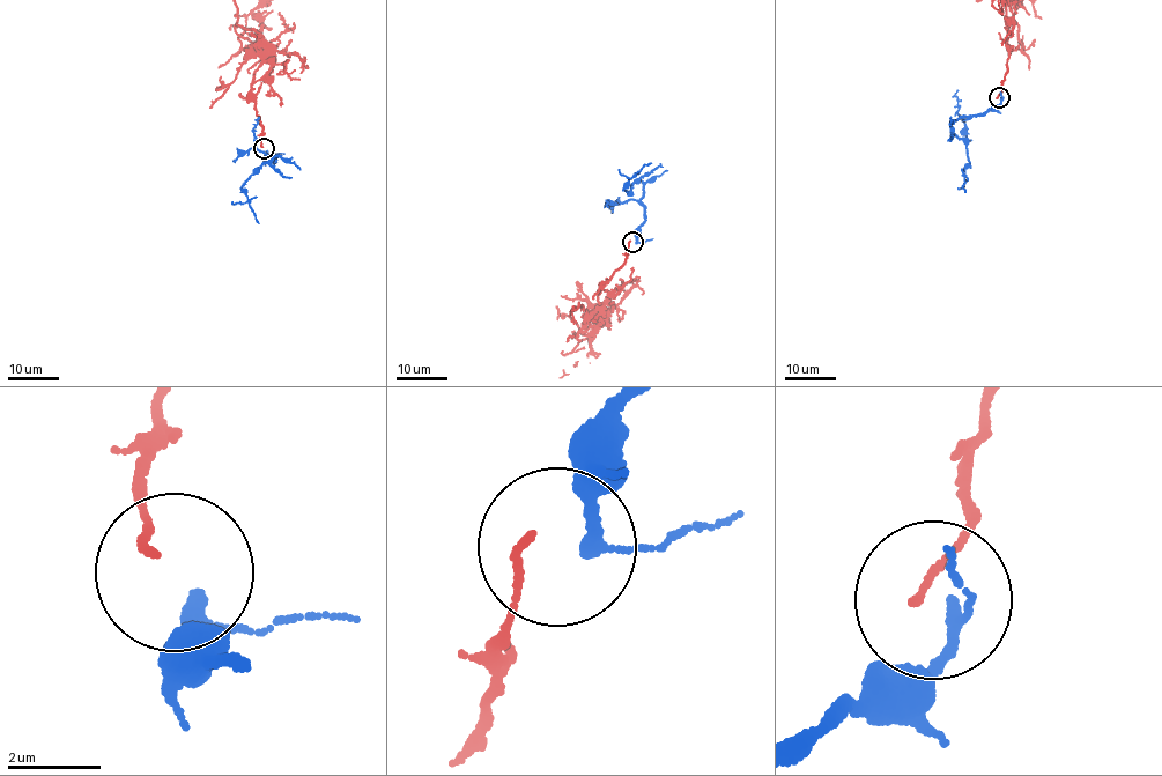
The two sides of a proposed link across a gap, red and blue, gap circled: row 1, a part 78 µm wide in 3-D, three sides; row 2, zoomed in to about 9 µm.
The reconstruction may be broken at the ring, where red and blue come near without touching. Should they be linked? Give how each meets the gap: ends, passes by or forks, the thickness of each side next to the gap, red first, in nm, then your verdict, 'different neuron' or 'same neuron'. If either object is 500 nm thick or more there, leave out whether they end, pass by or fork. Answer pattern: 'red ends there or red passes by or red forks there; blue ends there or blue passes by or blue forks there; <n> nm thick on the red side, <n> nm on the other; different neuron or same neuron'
red ends there; blue passes by; 140 nm thick on the red side, 240 nm on the other; different neuron

